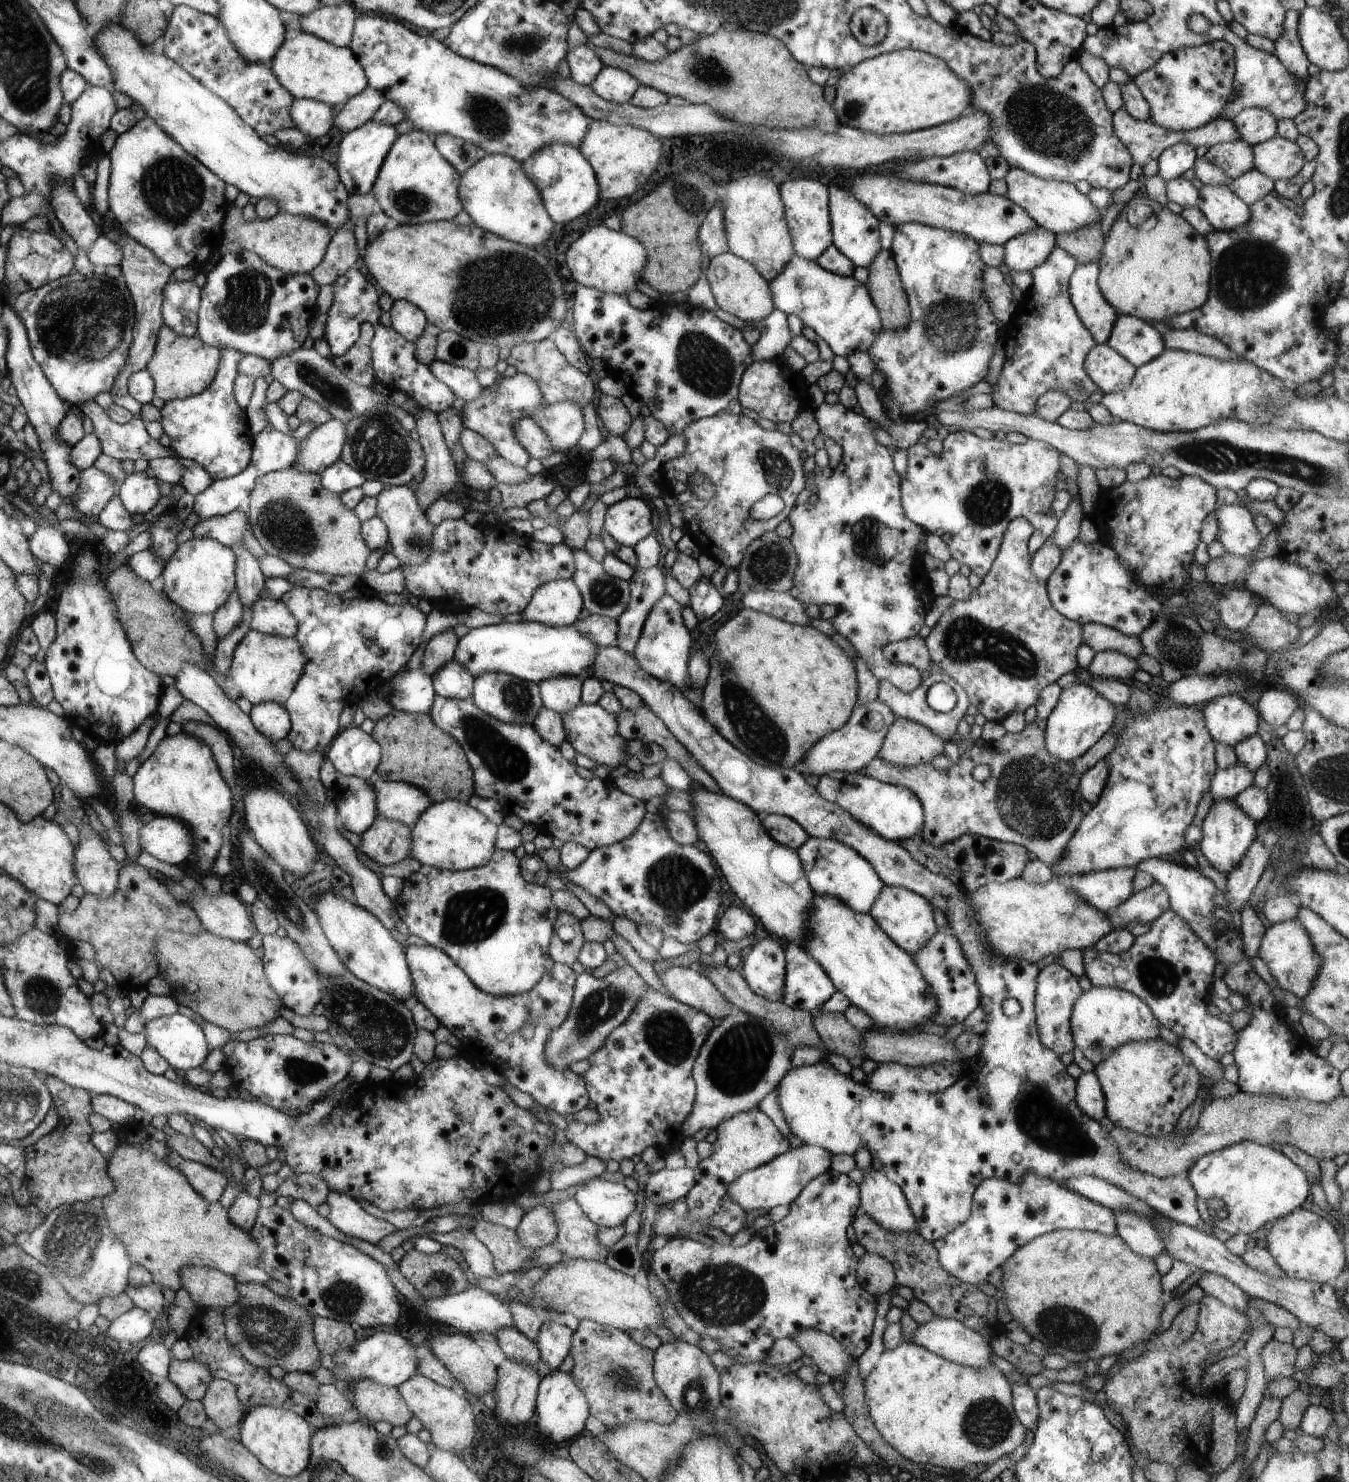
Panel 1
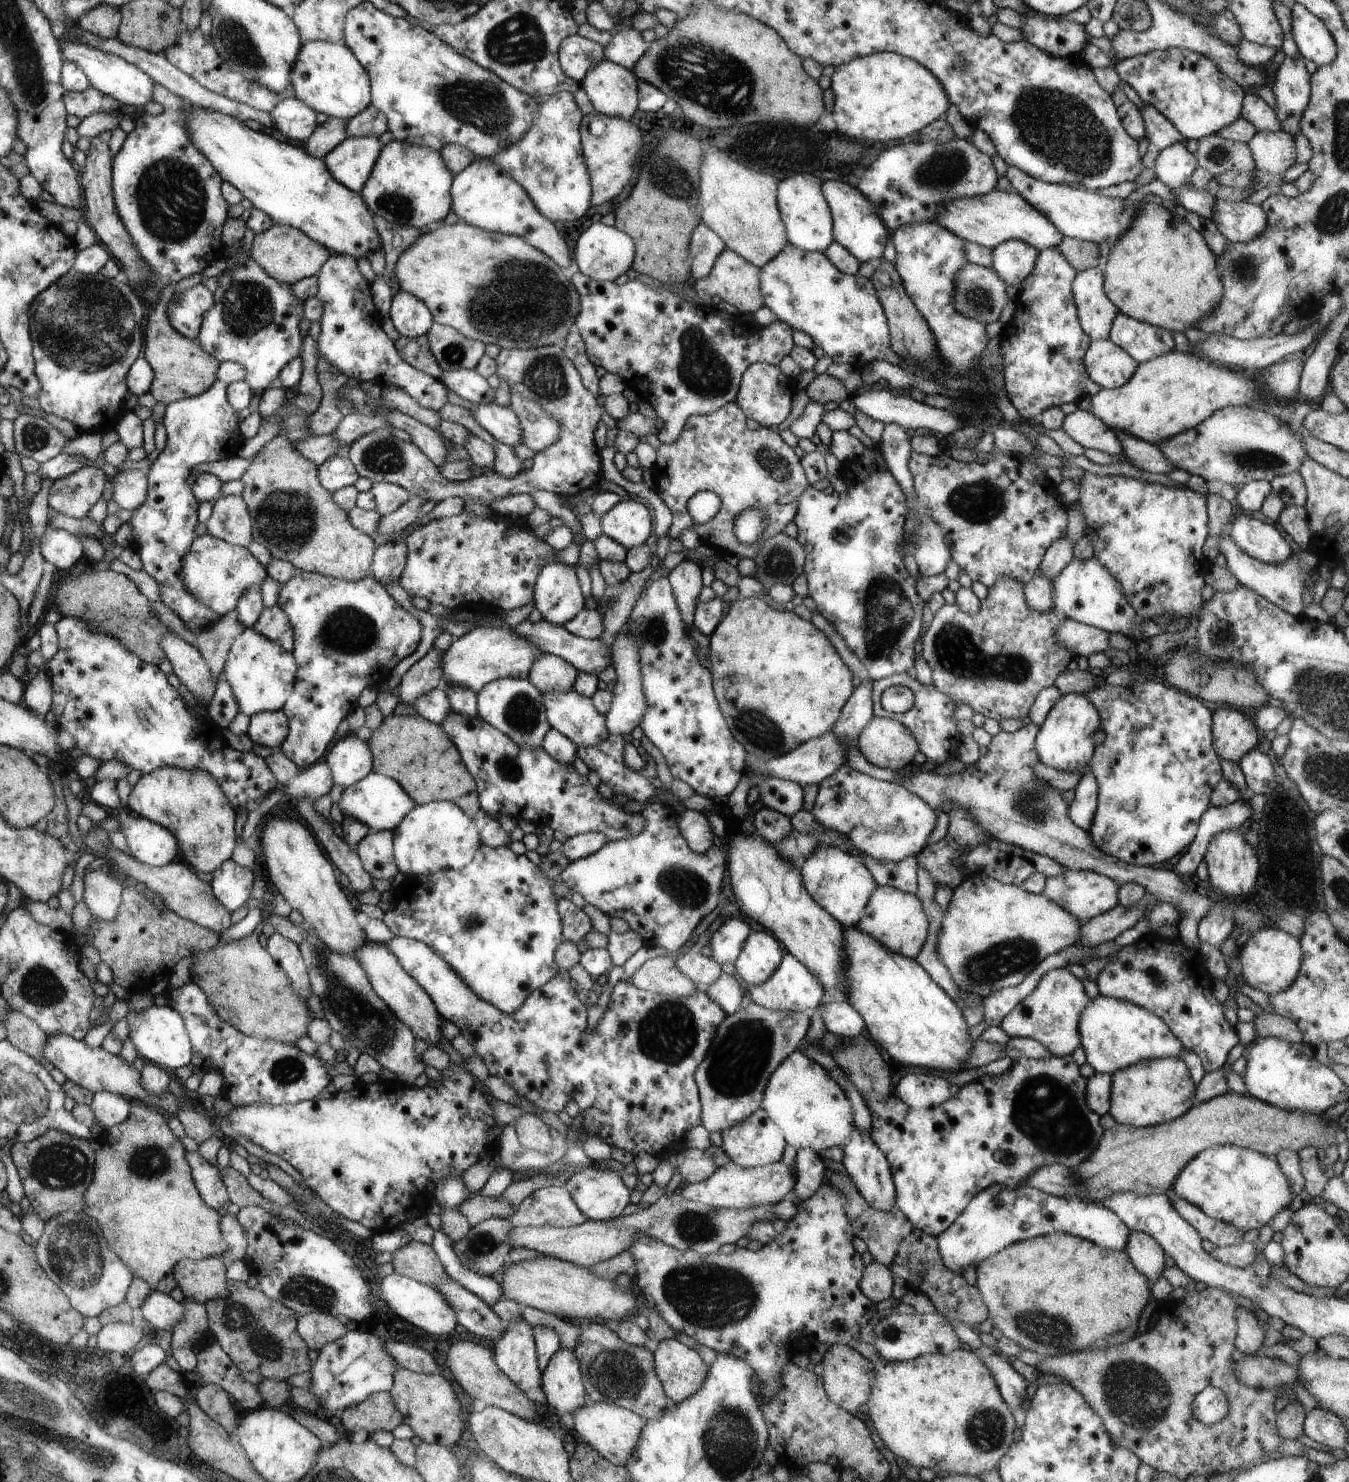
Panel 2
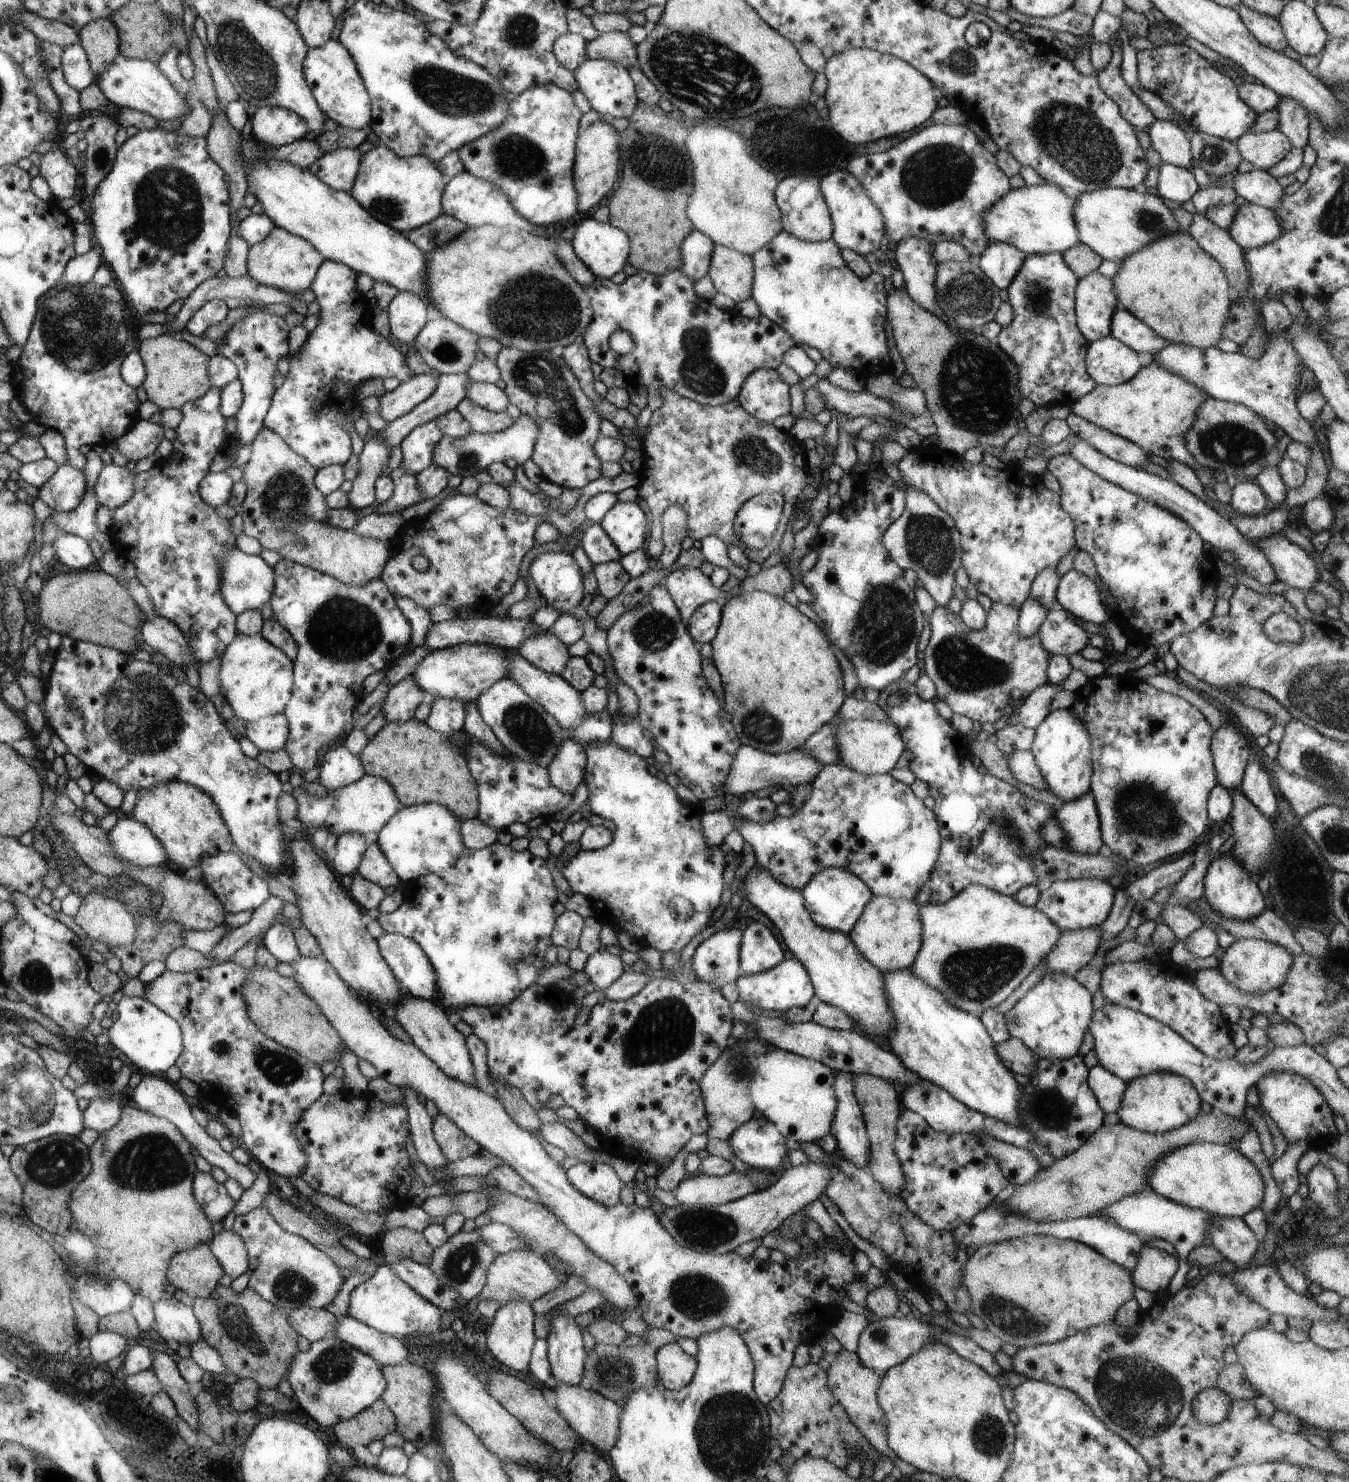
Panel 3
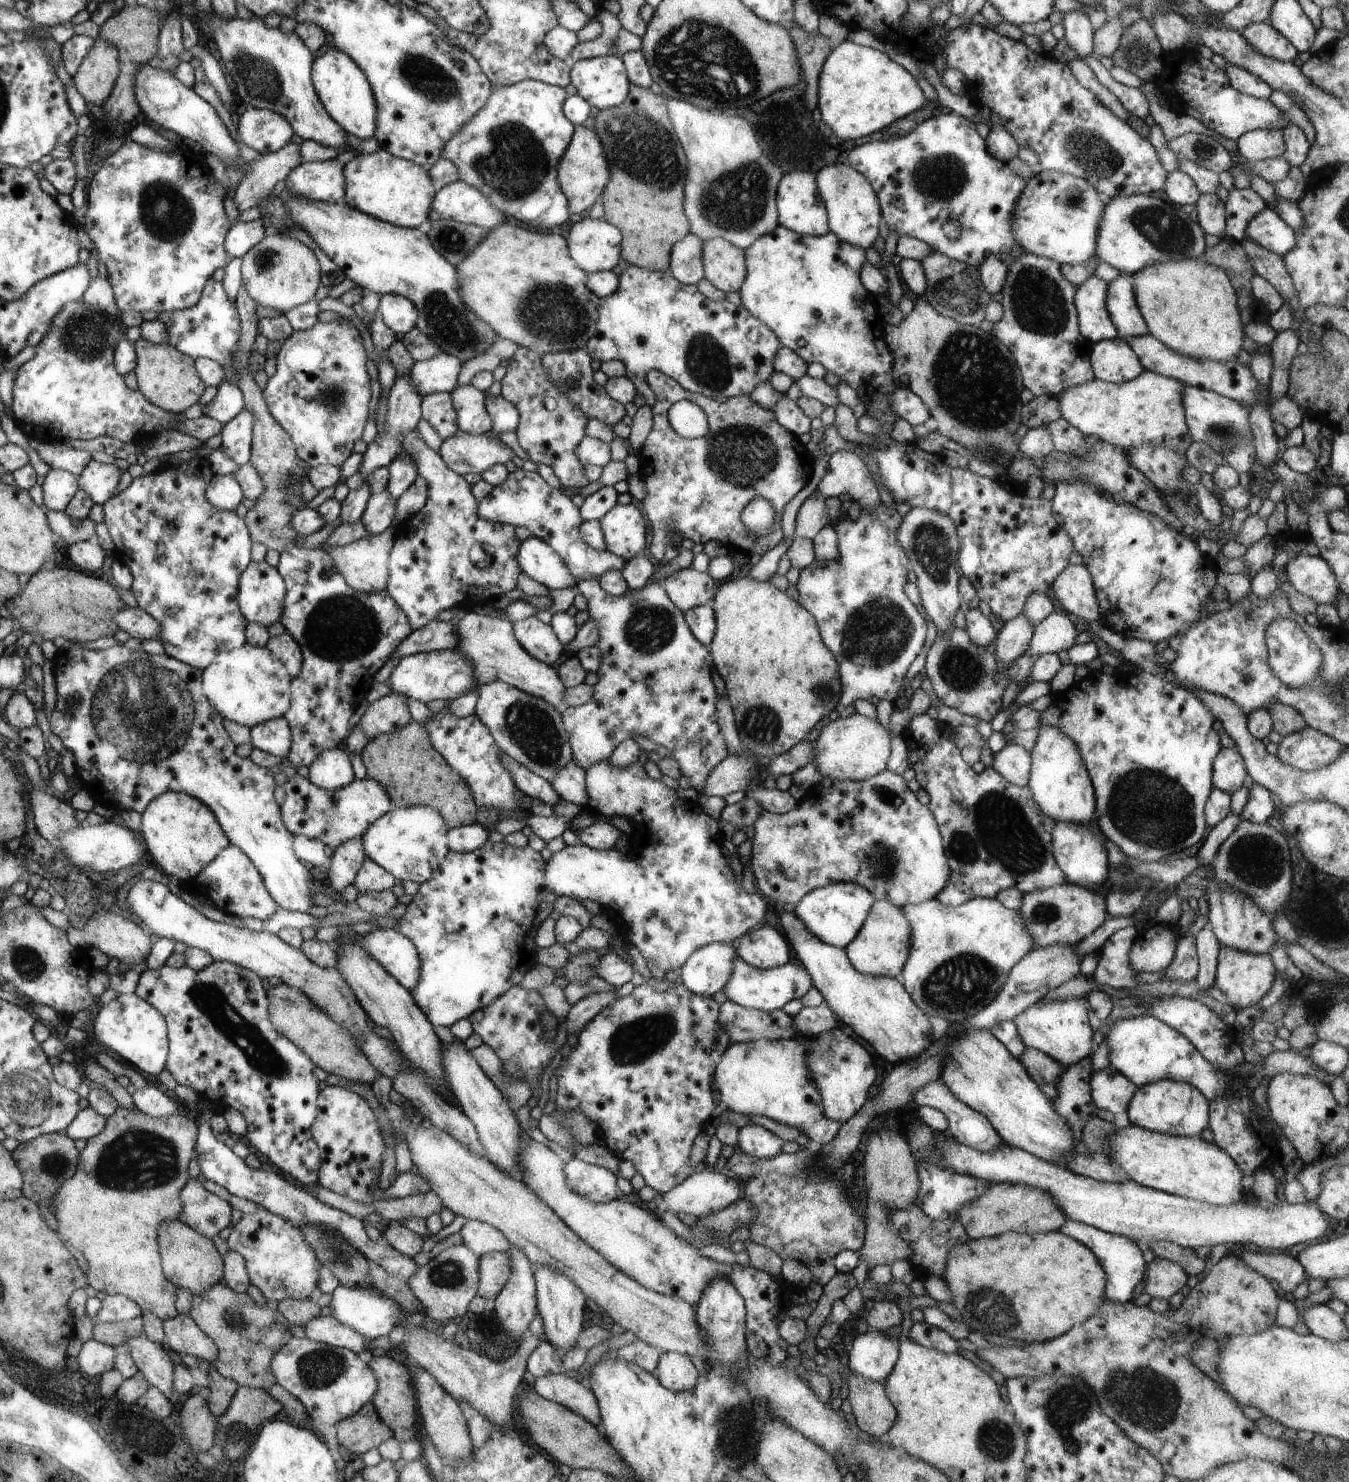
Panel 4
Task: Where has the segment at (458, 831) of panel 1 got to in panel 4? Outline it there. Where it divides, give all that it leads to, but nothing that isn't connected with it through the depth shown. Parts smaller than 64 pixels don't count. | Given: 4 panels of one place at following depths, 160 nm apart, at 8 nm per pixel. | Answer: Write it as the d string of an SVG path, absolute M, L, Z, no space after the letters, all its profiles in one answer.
M428 805L398 807L381 816L361 836L366 856L393 873L398 882L412 880L425 883L450 852L446 820L435 808Z

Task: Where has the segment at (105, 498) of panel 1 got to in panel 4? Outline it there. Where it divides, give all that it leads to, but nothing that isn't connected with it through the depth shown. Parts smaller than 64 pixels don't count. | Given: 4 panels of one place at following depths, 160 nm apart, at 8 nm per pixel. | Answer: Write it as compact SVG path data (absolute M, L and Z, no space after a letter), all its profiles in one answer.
M51 468L42 482L44 508L65 511L78 487L78 476L66 469Z

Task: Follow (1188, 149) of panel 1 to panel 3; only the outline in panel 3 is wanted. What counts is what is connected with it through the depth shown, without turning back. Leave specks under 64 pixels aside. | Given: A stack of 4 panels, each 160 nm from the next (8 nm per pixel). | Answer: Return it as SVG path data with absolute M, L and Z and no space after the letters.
M1170 163L1161 164L1156 184L1156 192L1160 197L1182 205L1190 200L1198 189L1198 183L1190 169Z

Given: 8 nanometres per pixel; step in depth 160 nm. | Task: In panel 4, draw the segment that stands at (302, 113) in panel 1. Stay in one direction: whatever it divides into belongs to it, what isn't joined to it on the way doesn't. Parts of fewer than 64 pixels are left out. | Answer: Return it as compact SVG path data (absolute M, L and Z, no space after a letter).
M247 108L241 116L235 116L234 125L242 142L260 155L286 146L295 134L290 120L263 108Z

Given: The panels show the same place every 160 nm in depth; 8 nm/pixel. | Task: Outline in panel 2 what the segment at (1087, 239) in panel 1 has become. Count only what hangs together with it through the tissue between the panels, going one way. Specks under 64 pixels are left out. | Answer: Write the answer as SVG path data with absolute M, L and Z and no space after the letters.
M1064 237L1057 247L1077 272L1098 267L1100 264L1099 244L1095 242Z

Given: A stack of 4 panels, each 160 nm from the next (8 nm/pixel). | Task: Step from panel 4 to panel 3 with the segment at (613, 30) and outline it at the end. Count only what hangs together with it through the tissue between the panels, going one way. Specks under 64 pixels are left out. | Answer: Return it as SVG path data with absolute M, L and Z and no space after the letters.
M610 31L587 42L588 59L612 61L627 69L637 66L637 44L632 41L628 31Z

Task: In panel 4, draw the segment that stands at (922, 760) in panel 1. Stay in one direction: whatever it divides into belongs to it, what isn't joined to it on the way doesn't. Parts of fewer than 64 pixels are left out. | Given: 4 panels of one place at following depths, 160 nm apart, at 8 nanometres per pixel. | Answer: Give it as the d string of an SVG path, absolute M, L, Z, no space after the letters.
M854 713L846 718L838 717L822 727L822 731L814 733L814 742L817 755L814 764L823 777L830 777L836 780L866 780L876 776L879 772L886 770L886 763L890 756L890 731L877 719L865 717Z

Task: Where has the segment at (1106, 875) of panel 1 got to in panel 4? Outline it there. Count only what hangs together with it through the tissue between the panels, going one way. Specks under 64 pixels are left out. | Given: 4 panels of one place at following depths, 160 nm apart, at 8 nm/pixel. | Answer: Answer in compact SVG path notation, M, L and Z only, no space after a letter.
M1072 883L1026 893L1018 912L1032 933L1035 948L1053 944L1076 946L1094 930L1098 930L1109 916L1106 897L1094 889Z

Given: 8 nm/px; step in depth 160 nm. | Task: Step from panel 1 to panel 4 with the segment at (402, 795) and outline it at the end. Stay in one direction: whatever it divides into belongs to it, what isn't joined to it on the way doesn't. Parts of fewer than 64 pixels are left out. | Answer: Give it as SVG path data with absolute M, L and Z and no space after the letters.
M296 773L287 778L283 787L286 792L286 799L282 804L283 819L289 831L308 838L317 838L332 850L347 840L361 838L381 816L396 807L385 785L367 776L364 779L355 778L348 786L331 791L318 787Z

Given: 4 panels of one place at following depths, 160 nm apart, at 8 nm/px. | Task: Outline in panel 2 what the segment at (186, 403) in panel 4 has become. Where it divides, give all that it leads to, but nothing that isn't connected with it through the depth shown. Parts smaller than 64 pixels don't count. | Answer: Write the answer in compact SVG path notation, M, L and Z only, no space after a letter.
M177 282L164 284L157 305L149 314L149 322L145 324L145 346L141 355L152 367L154 380L151 384L150 394L157 402L166 405L188 397L201 395L209 390L218 380L218 370L221 361L214 355L206 352L200 340L182 336L170 324L167 311L169 302L173 298Z

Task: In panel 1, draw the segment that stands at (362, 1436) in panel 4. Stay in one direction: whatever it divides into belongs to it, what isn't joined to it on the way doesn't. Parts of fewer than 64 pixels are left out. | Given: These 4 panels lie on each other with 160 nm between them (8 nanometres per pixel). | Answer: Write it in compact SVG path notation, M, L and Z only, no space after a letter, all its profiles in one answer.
M362 1380L352 1389L354 1392L354 1408L362 1417L362 1421L385 1421L392 1427L402 1427L413 1418L409 1406L398 1392L398 1388L382 1386L372 1380Z

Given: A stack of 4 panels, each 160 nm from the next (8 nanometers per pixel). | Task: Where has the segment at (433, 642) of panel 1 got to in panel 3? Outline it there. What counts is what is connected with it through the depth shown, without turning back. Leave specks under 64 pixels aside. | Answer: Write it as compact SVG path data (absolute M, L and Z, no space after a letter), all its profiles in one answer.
M408 675L390 687L381 710L387 722L404 722L415 718L416 708L426 699L428 699L428 693L418 684L414 675Z

